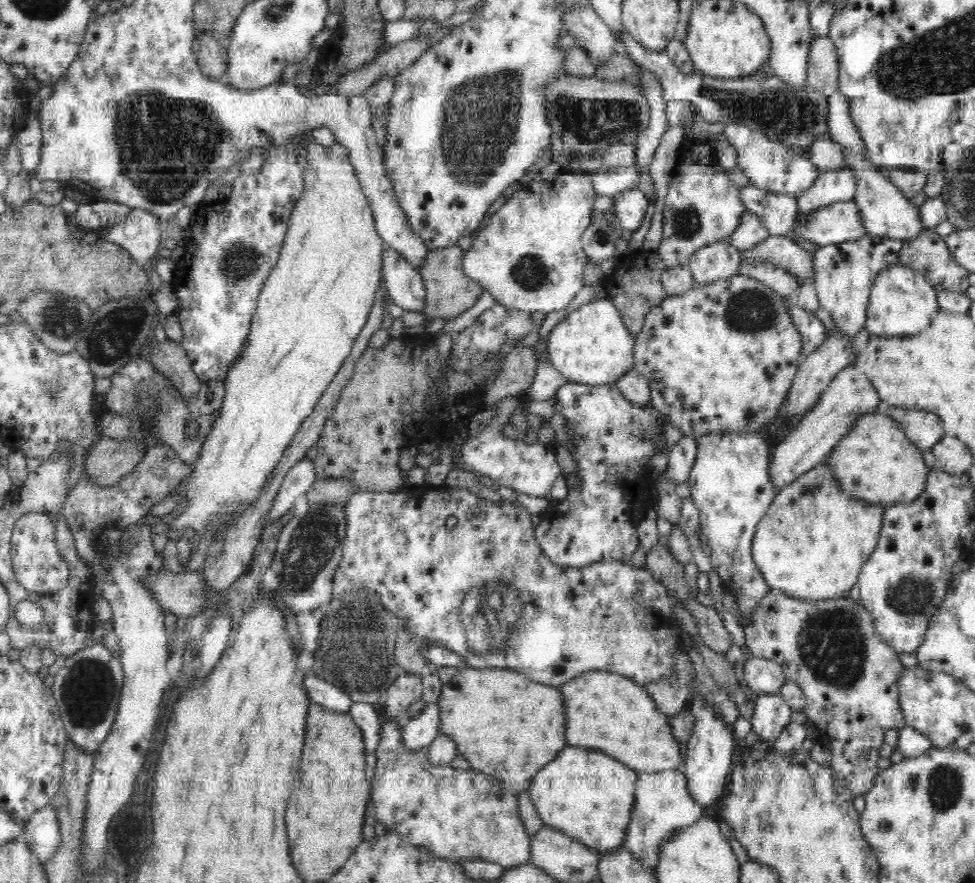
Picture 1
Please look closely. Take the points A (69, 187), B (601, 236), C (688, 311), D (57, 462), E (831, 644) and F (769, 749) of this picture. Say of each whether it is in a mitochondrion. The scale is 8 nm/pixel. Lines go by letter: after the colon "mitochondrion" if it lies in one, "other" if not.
A: other
B: mitochondrion
C: other
D: other
E: mitochondrion
F: other

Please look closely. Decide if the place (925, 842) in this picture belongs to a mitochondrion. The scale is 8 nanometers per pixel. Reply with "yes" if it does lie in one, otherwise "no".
no

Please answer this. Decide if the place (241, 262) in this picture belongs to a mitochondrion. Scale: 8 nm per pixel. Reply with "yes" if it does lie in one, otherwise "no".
yes

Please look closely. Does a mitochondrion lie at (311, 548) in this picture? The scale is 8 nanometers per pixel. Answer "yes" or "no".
yes

